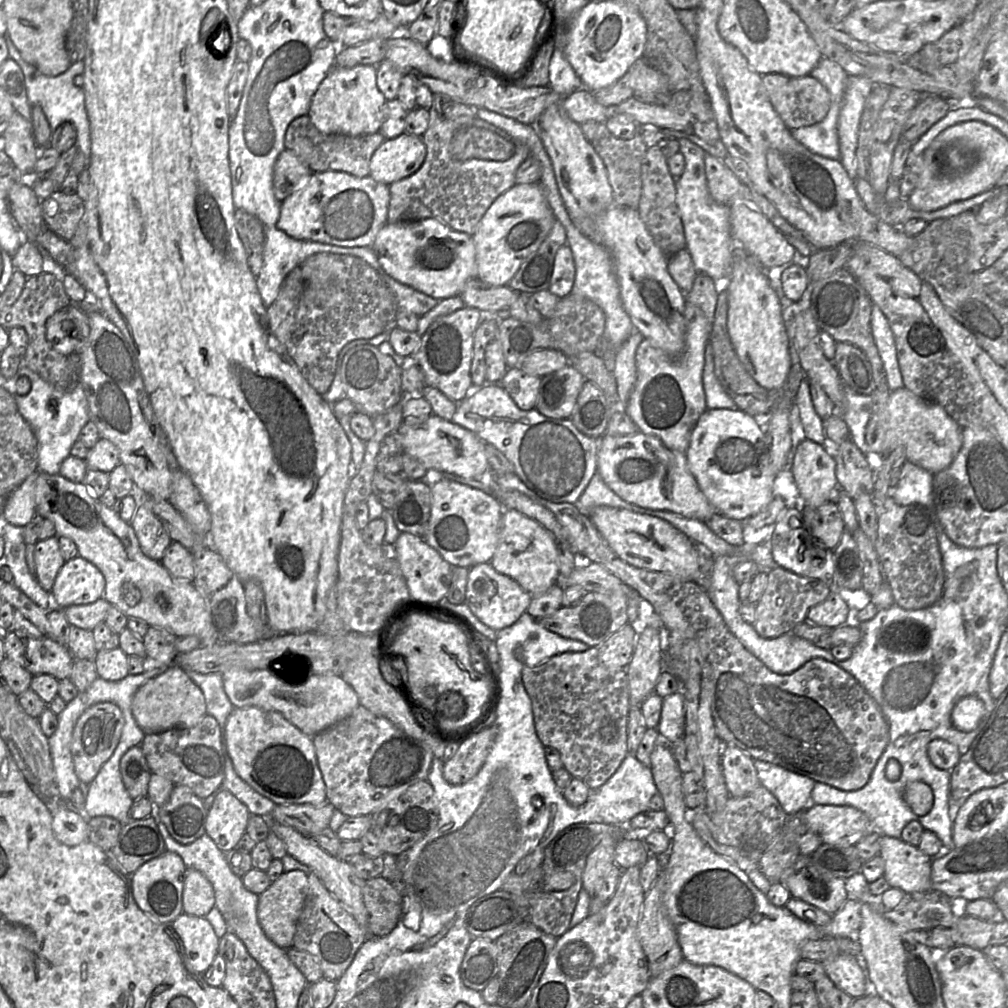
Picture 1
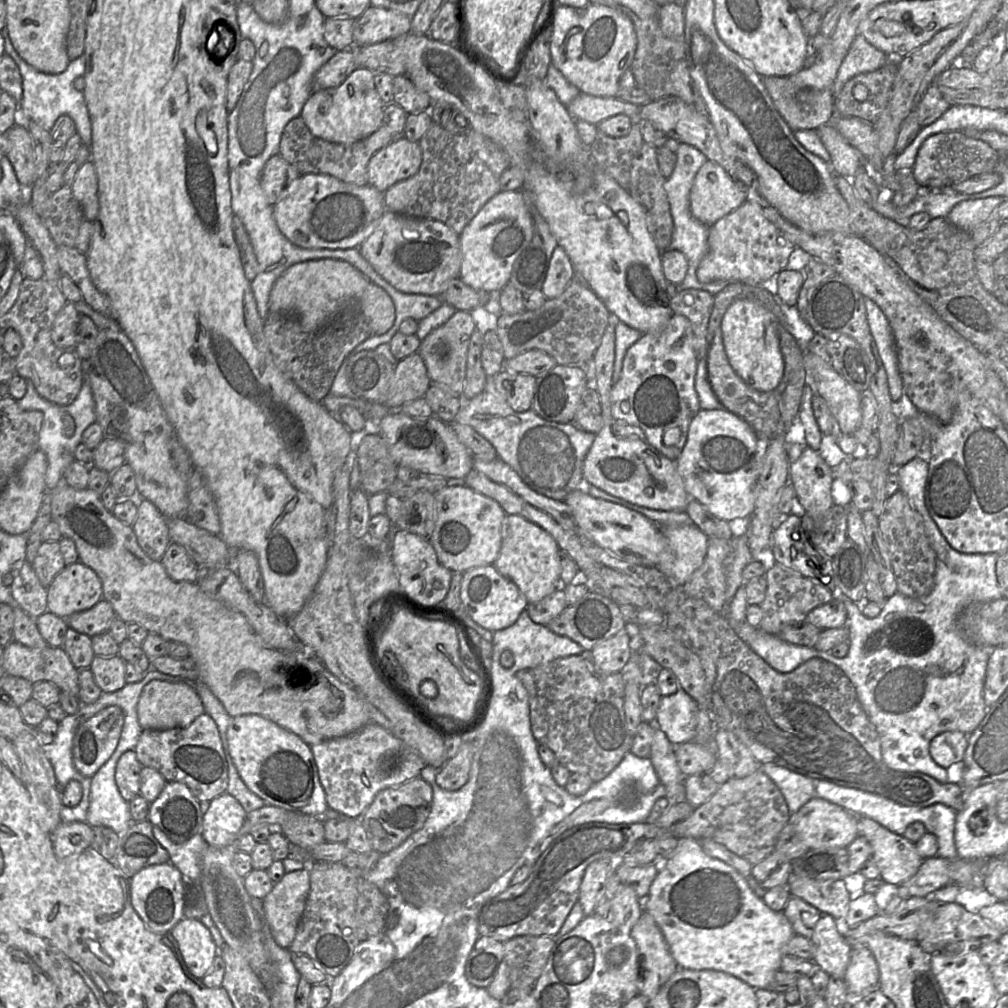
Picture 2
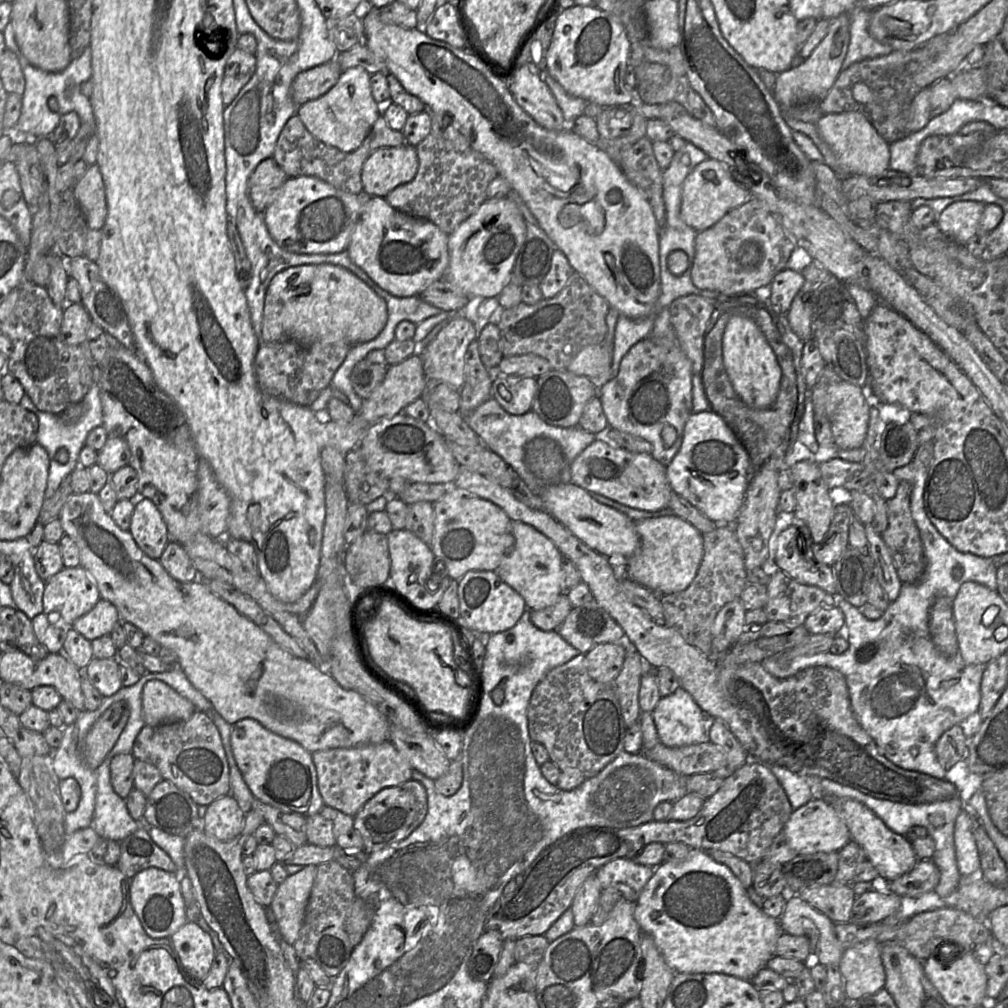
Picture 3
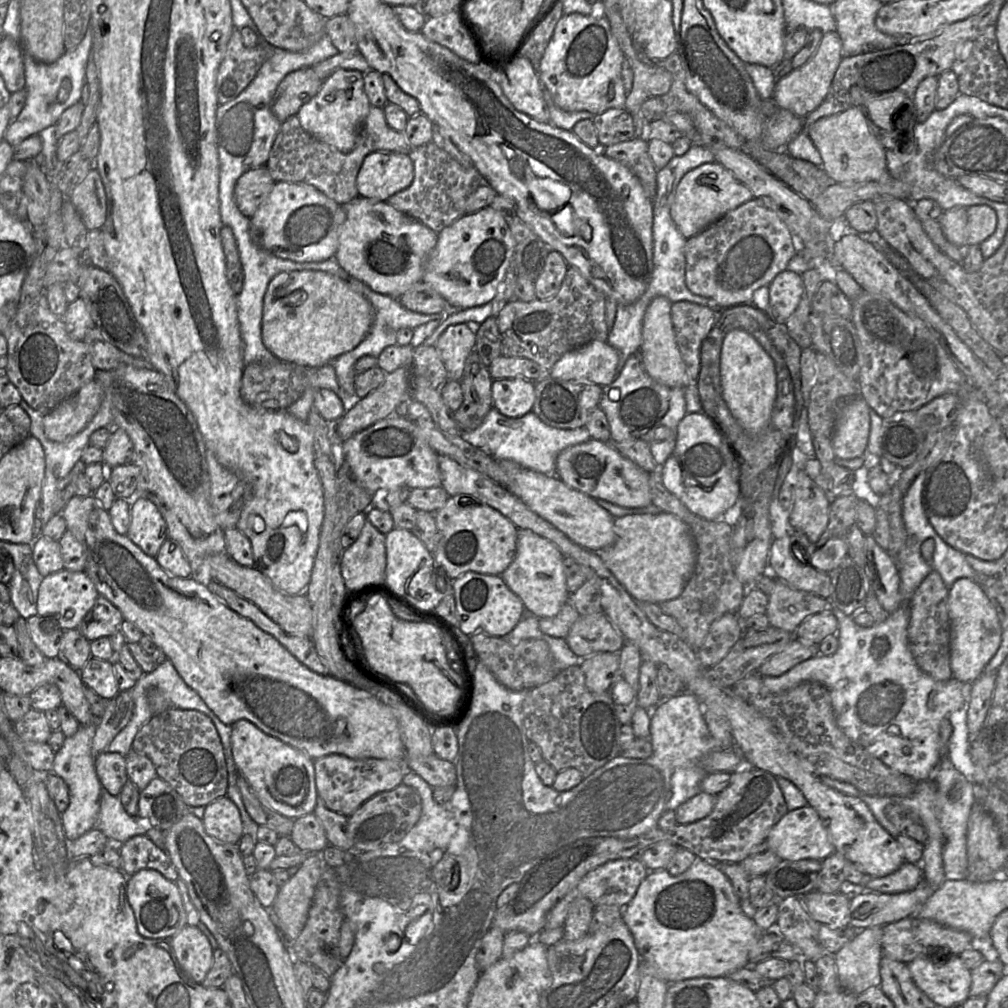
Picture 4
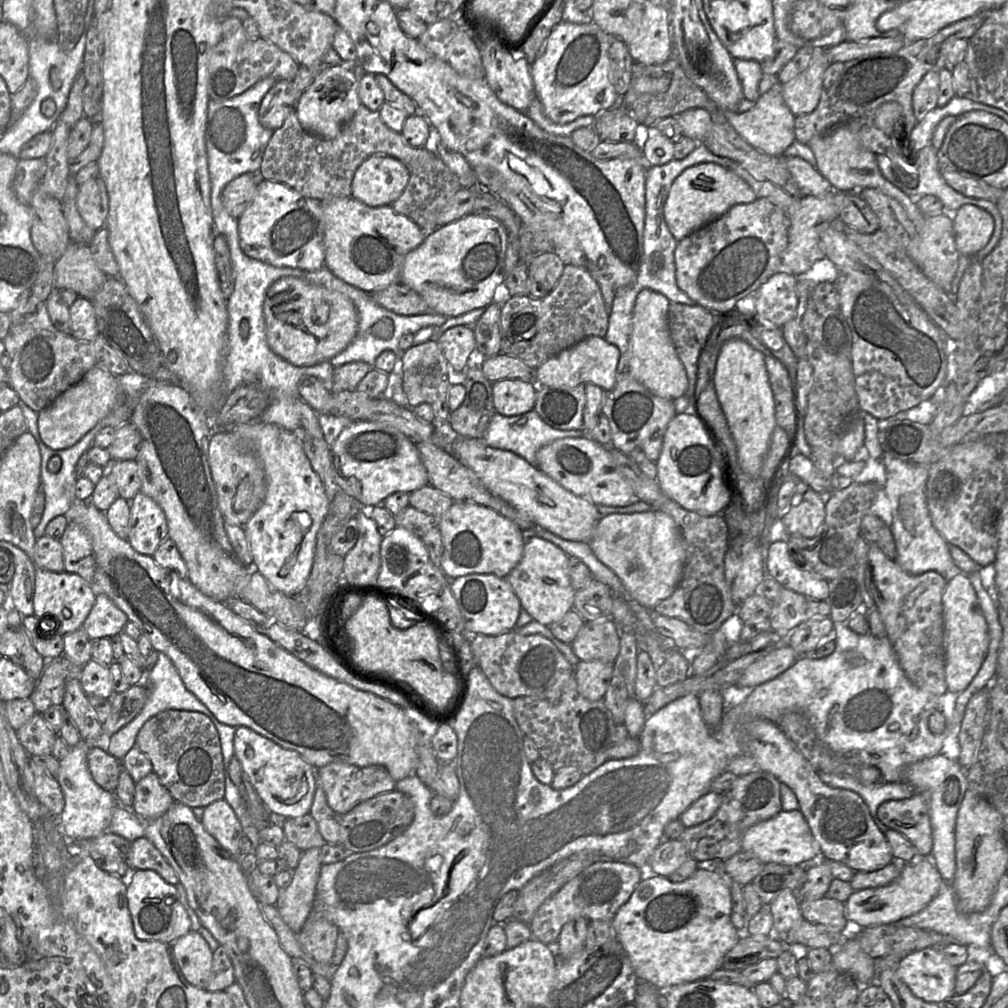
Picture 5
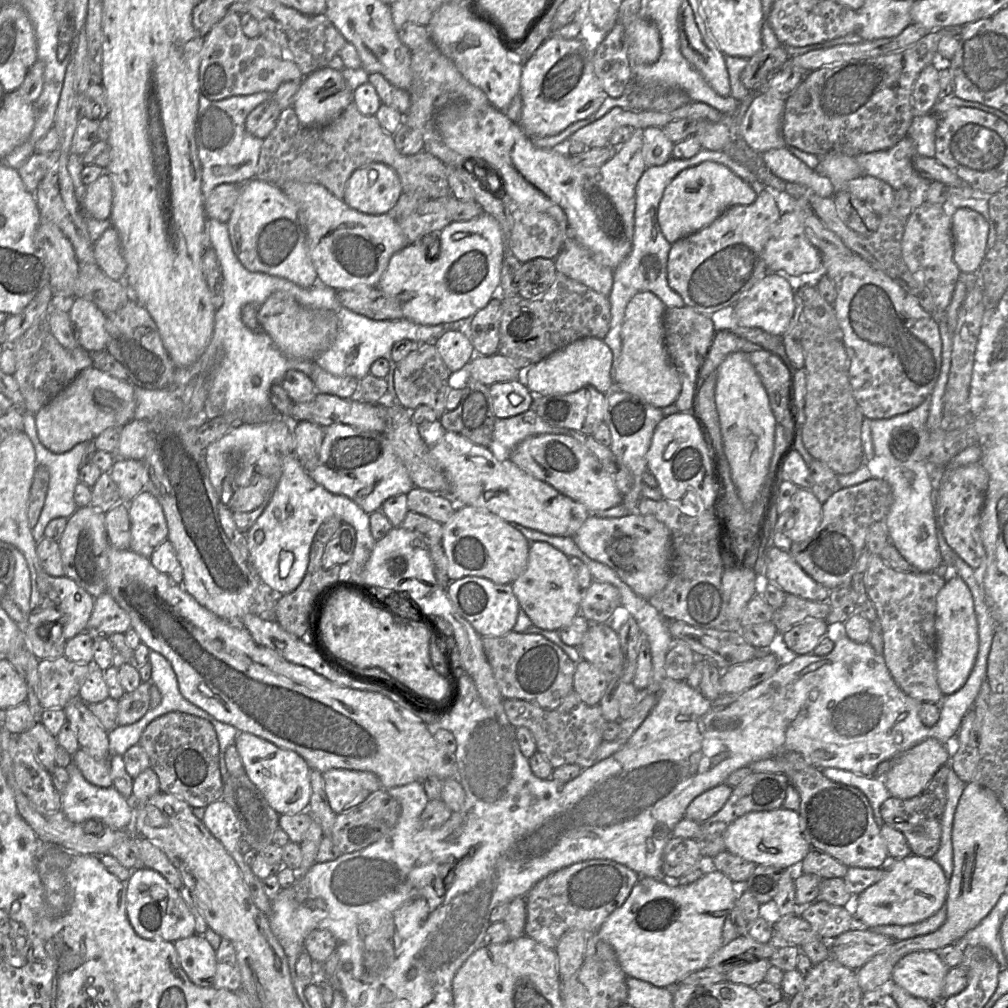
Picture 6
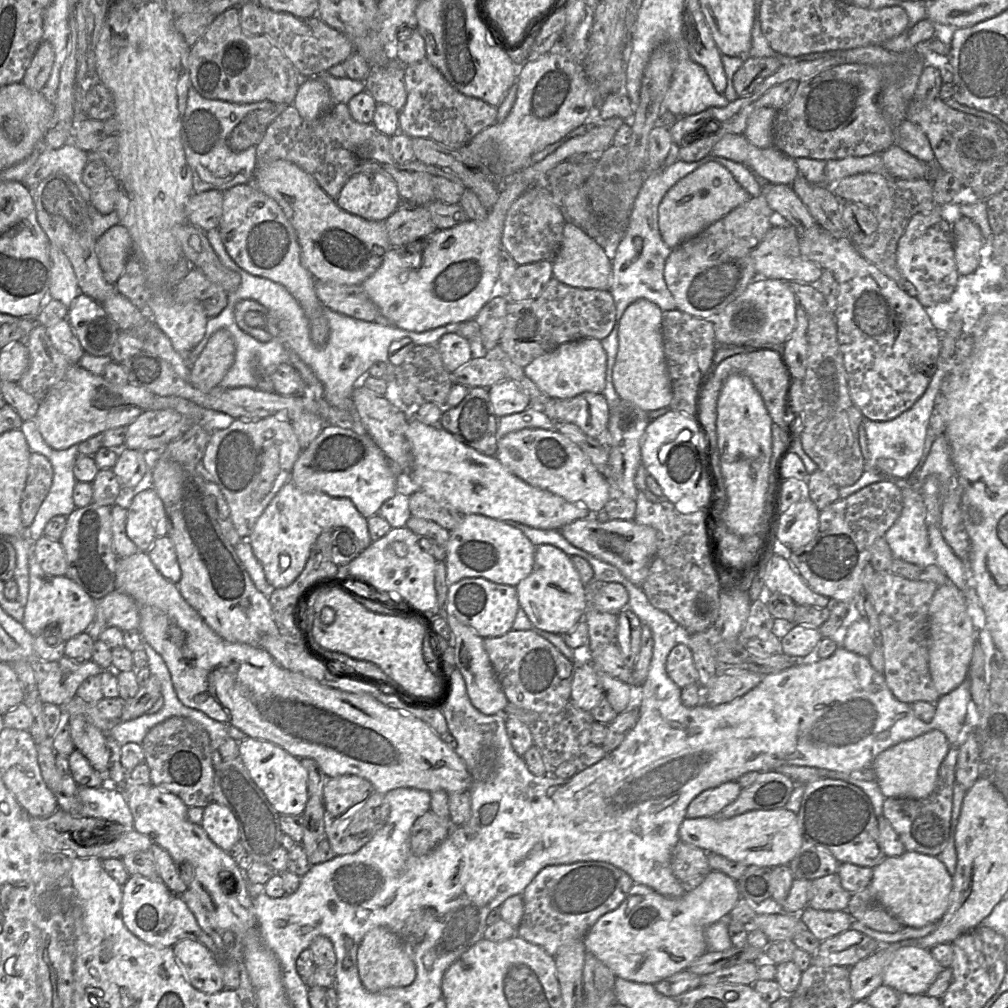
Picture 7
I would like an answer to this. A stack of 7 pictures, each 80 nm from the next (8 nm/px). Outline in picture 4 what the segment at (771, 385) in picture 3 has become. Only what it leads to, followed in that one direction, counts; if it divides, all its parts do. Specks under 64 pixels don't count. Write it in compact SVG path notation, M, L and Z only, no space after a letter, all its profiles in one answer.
M734 329L722 343L720 378L722 396L732 416L748 433L760 432L770 421L777 394L774 360L752 335Z

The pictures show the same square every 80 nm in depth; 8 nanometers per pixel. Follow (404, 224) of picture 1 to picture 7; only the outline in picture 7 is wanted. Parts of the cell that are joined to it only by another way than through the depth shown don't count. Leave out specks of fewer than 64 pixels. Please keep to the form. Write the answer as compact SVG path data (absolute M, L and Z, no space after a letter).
M275 160L257 166L251 183L274 199L294 227L300 245L302 265L316 281L340 285L361 285L381 265L385 253L391 249L384 221L370 221L350 214L330 198L316 180L292 162Z

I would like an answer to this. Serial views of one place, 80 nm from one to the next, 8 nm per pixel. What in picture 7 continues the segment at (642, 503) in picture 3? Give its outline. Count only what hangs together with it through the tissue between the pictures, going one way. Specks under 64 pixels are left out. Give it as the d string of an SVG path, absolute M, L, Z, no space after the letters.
M526 428L508 433L498 439L495 456L529 485L549 491L568 502L584 505L590 512L602 511L609 501L608 480L576 444L557 431Z

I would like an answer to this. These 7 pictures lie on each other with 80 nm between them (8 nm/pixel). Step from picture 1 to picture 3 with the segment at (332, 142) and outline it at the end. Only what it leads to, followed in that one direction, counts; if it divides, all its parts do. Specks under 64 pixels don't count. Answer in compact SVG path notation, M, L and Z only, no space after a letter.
M297 114L293 115L283 127L272 158L285 172L288 178L309 176L318 178L334 188L350 194L361 194L363 191L361 172L365 161L376 150L397 147L405 144L401 131L387 125L381 114L373 124L362 144L352 152L342 152L317 140L304 126Z

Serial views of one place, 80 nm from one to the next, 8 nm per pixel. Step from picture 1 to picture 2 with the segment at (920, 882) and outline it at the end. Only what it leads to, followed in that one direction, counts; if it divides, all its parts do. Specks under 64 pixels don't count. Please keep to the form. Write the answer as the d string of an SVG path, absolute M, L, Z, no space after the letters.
M865 816L857 817L857 826L859 835L865 837L872 846L871 859L876 863L880 871L880 879L884 883L901 885L917 873L924 859L919 855L913 842L907 840L903 835L889 831L878 822Z

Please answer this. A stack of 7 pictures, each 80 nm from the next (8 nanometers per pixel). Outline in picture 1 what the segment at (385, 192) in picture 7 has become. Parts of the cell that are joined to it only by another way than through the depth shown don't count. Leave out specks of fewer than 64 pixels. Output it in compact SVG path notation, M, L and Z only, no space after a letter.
M406 132L385 141L375 150L369 163L369 177L390 185L415 173L423 164L426 147L421 136Z

